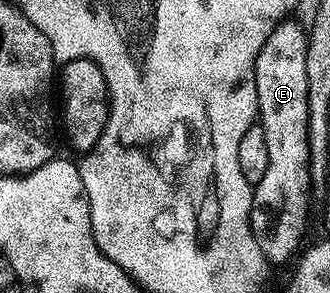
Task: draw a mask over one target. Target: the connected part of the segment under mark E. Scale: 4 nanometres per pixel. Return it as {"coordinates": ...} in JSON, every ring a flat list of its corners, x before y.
{"coordinates":[[281,21,266,37,256,58,256,92,258,101,259,126,266,133,266,145,270,152,270,166,266,177,255,183,252,189,252,208,250,209,250,229,258,249,271,264,284,263,292,254,295,256,305,242,304,230,308,227,308,194,314,191,310,177,310,141,308,140,308,82,306,81,306,57,308,56,309,32,300,23]]}

